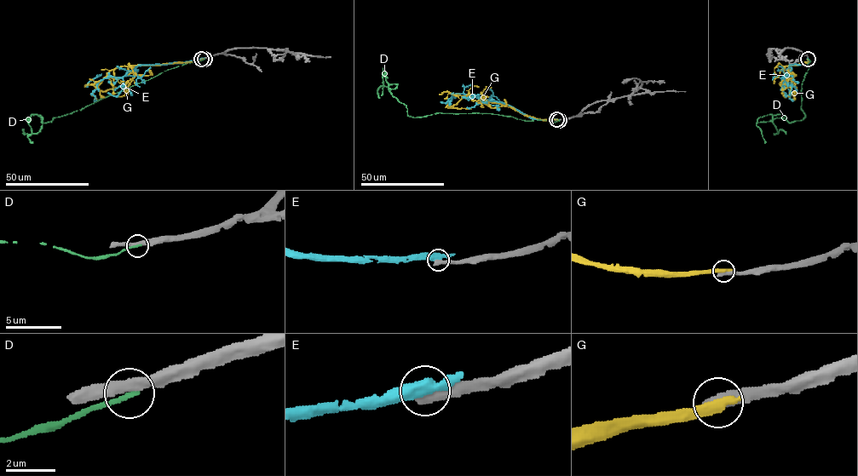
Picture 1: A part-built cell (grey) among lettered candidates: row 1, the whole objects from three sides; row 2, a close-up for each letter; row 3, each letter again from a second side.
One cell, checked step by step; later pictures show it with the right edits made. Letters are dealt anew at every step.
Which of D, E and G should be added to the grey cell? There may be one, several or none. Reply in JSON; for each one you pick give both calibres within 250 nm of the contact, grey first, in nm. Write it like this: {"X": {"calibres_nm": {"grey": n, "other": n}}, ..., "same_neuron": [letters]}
{"same_neuron": []}

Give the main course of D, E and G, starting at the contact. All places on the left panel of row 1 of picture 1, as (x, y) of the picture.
D: (204, 59), (52, 121), (43, 123), (34, 114), (42, 117), (42, 126), (35, 133), (23, 129), (25, 134)
E: (201, 59), (137, 65), (121, 77), (104, 77), (92, 93), (94, 100)
G: (201, 59), (116, 67), (103, 78), (98, 89), (106, 91), (117, 87)

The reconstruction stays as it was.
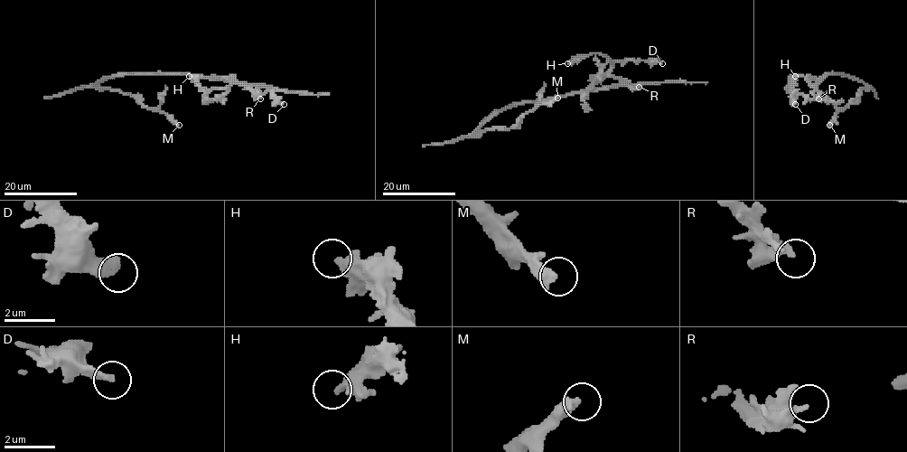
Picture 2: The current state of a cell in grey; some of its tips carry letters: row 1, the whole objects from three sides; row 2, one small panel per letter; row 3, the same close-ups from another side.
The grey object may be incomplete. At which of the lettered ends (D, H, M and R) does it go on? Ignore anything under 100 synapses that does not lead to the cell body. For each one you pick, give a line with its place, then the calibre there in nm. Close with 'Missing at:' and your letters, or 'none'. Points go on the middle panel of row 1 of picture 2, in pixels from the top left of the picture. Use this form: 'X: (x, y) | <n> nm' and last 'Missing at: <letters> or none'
M: (557, 98) | 440 nm
Missing at: M

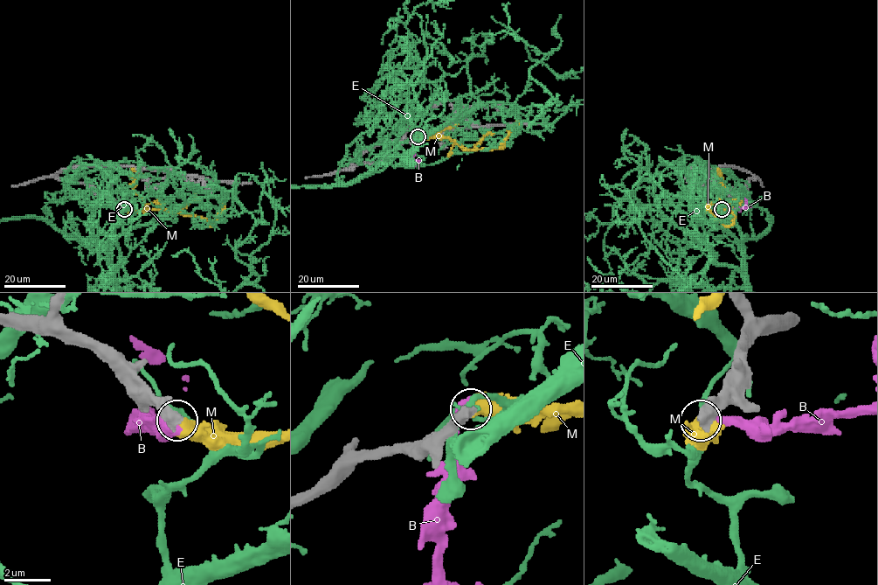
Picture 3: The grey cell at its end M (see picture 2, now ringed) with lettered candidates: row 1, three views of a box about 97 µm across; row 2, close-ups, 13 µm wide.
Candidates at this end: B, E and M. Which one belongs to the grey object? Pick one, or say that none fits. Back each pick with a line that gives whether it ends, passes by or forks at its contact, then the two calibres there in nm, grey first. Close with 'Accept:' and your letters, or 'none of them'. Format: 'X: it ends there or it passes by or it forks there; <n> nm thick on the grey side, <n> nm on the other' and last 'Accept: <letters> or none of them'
M: it ends there; 380 nm thick on the grey side, 600 nm on the other
Accept: M

